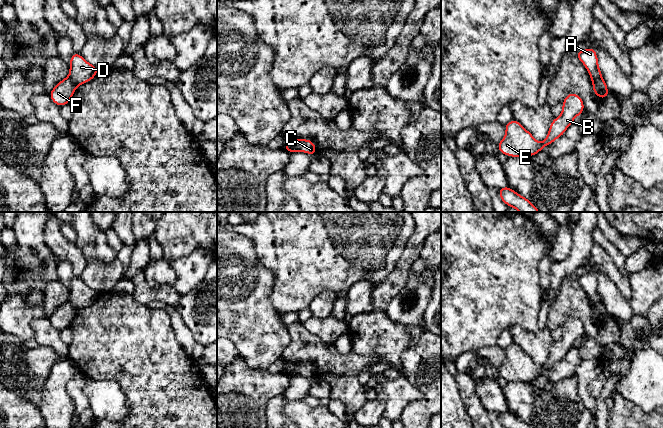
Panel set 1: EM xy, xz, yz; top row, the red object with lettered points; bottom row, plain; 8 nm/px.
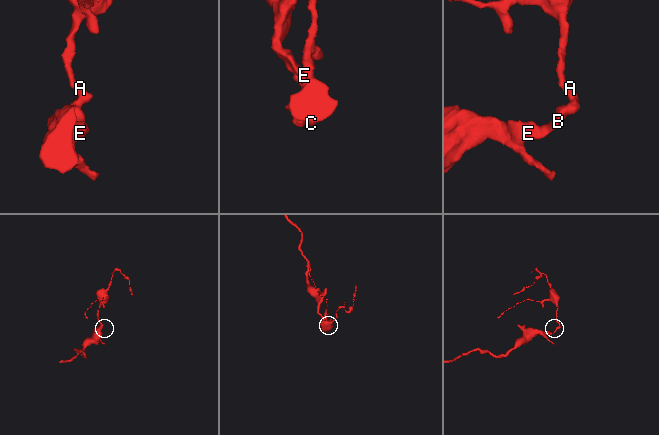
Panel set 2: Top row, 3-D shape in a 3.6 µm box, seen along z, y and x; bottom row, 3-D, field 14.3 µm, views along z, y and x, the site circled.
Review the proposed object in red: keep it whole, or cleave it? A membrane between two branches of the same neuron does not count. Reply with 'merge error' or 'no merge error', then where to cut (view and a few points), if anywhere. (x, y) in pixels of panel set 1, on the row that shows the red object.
merge error | xz (295, 139), (299, 150)

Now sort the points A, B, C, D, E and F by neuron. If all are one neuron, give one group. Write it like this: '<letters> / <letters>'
A C D / B E F

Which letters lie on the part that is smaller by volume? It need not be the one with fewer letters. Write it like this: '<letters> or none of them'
A, C, D

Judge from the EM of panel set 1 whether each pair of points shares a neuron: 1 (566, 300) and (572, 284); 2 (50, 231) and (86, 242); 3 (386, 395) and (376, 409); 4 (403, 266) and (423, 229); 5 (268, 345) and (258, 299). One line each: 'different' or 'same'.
1: same
2: different
3: different
4: same
5: same

